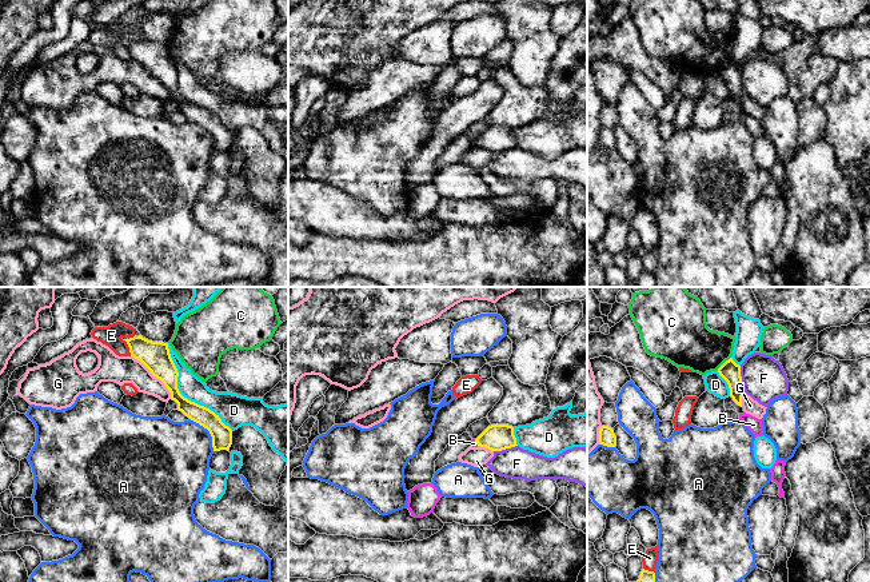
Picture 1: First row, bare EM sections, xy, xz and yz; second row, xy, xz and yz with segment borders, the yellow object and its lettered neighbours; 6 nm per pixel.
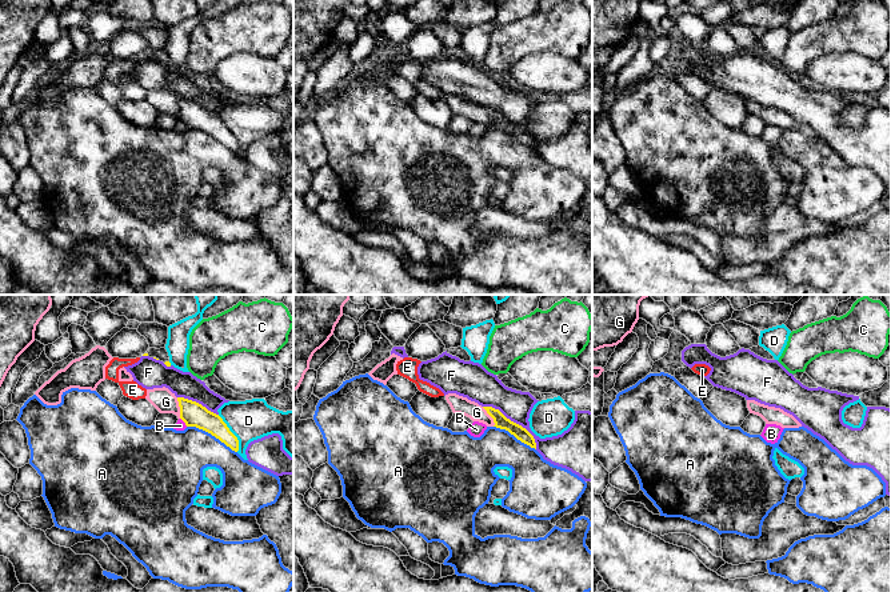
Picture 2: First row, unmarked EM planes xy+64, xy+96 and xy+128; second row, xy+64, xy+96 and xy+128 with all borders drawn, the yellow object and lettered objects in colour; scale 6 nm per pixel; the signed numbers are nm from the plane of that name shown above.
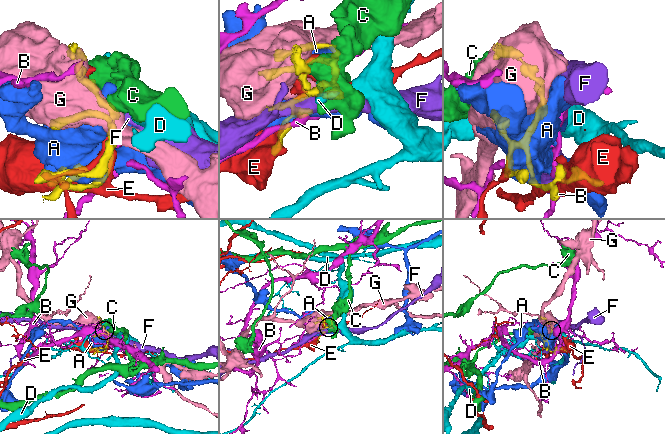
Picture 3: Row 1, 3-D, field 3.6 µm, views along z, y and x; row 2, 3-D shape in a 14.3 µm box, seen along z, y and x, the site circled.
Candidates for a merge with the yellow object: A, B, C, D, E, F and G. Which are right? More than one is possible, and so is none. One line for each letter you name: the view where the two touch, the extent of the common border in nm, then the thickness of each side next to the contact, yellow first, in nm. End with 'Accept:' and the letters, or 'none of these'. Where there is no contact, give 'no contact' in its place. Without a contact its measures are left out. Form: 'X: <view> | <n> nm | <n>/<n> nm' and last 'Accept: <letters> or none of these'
Accept: none of these

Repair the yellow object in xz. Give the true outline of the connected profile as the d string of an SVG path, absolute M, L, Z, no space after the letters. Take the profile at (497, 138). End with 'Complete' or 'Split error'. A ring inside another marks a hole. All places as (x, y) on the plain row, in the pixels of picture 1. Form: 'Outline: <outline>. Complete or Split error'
Outline: M491 125L476 140L476 146L491 152L502 152L518 147L514 128L508 125Z. Complete

